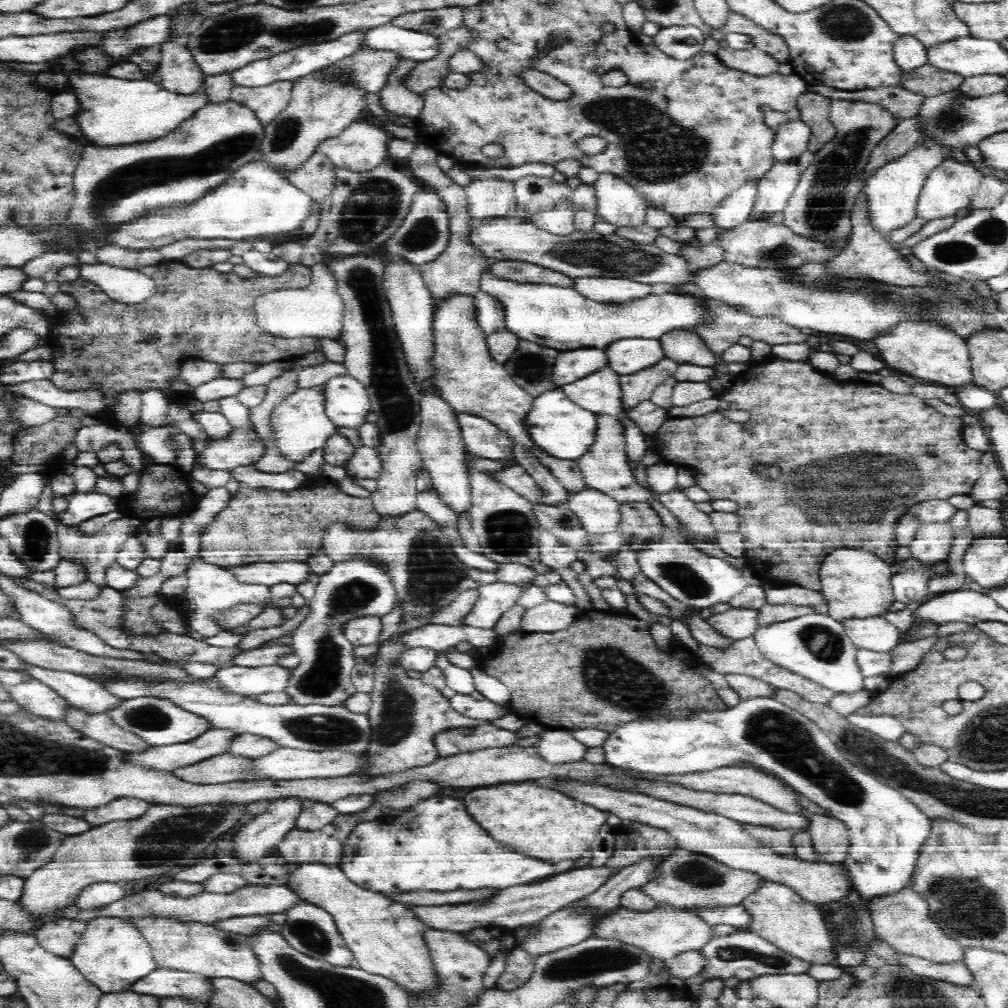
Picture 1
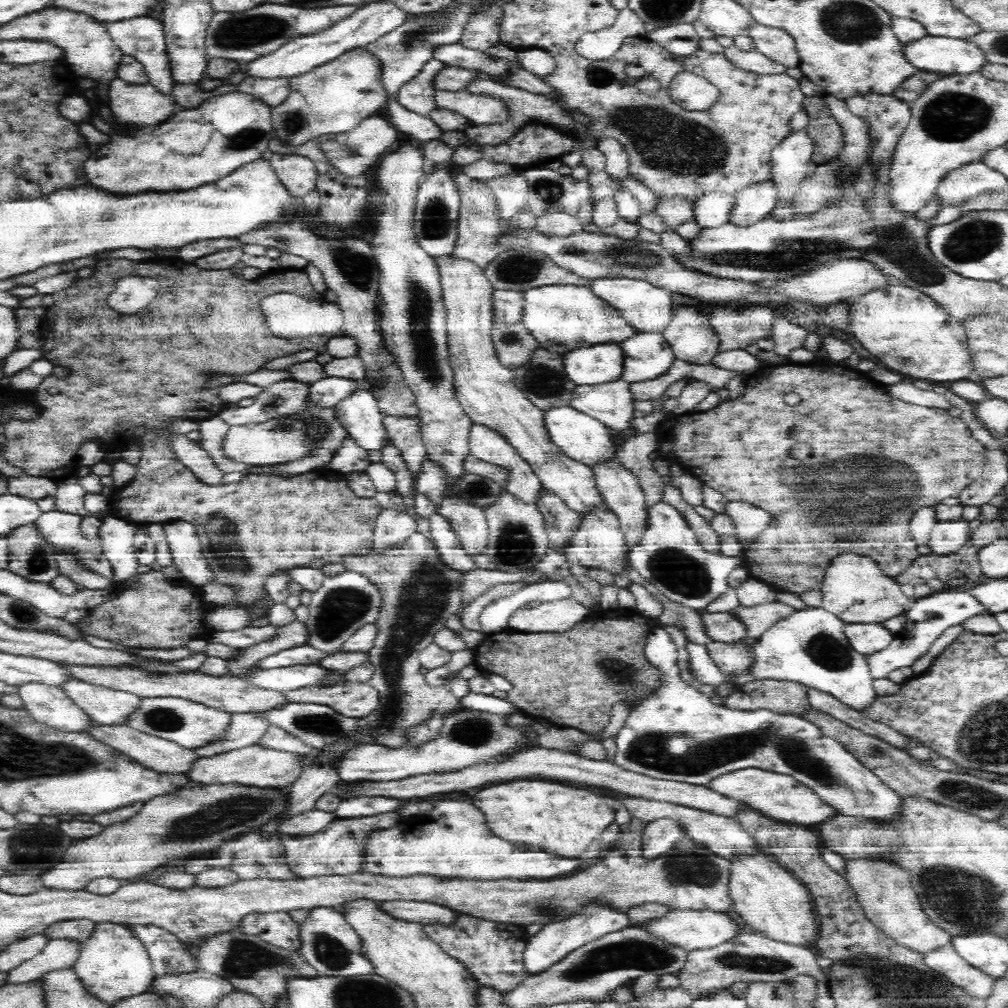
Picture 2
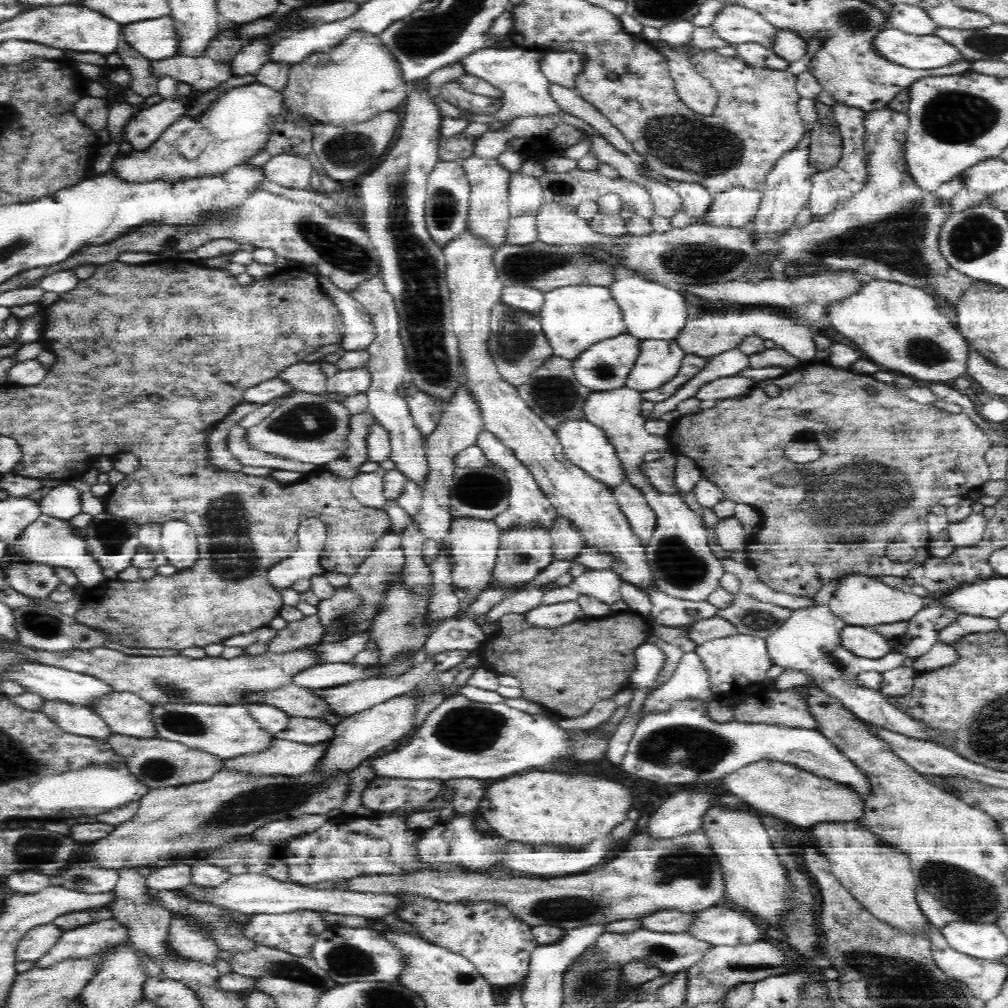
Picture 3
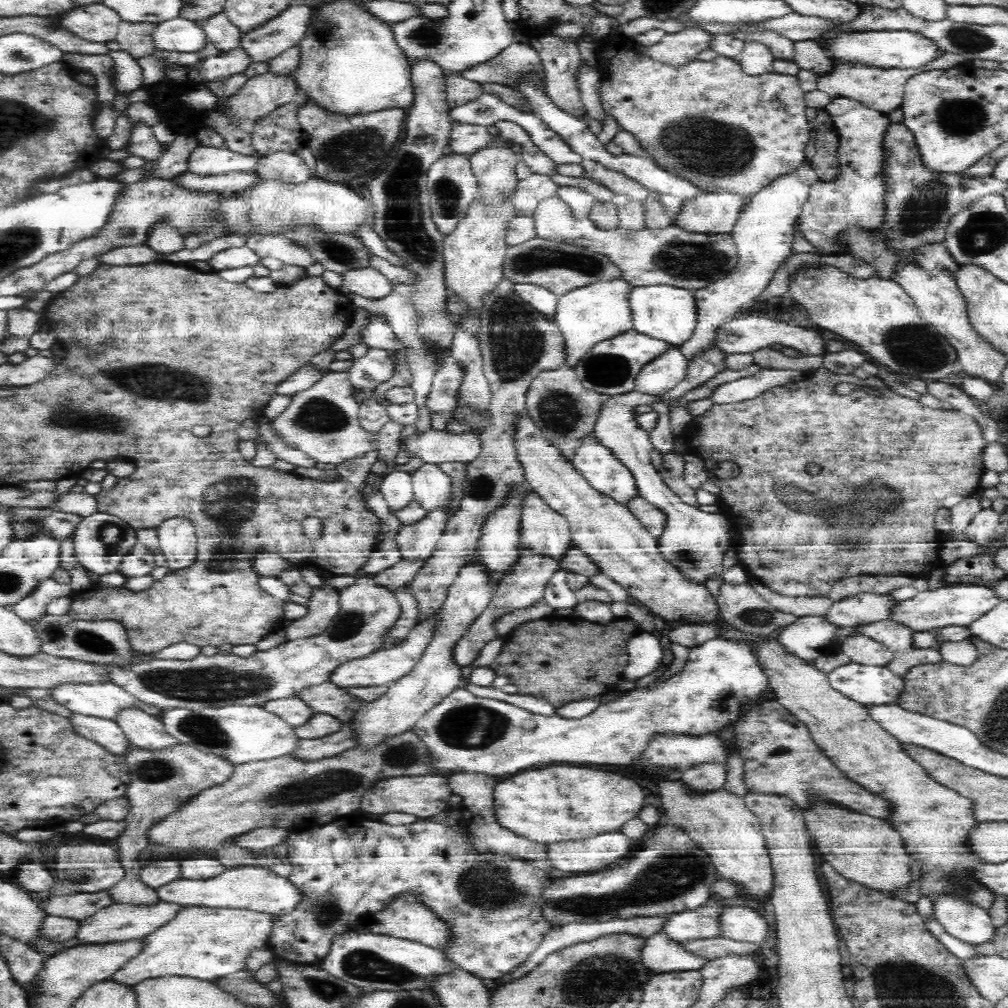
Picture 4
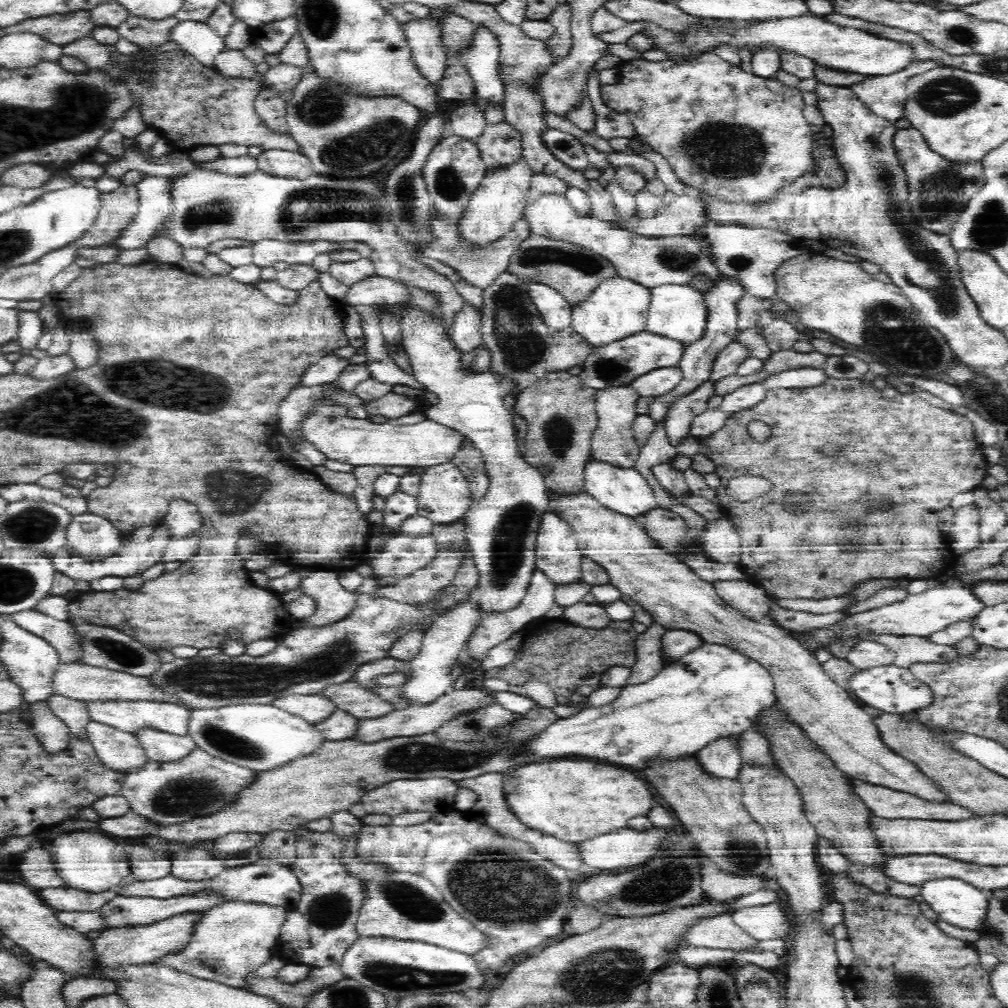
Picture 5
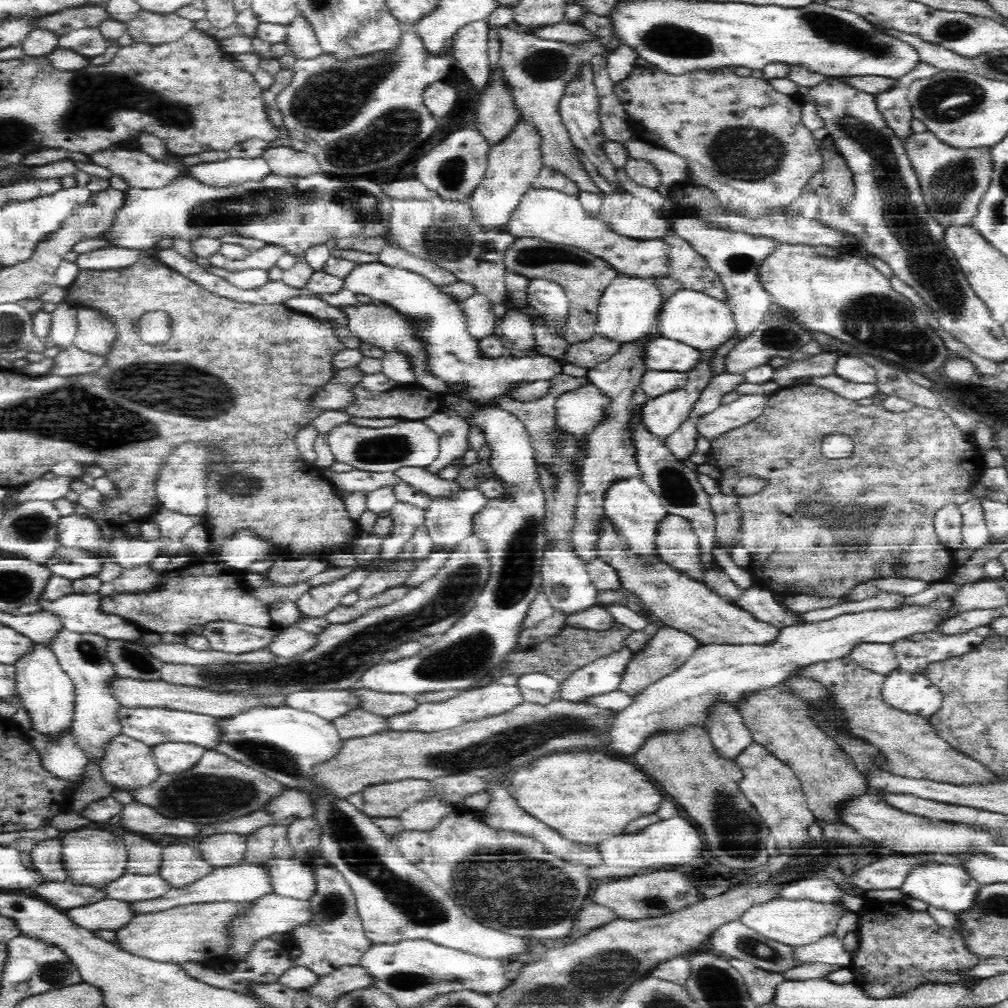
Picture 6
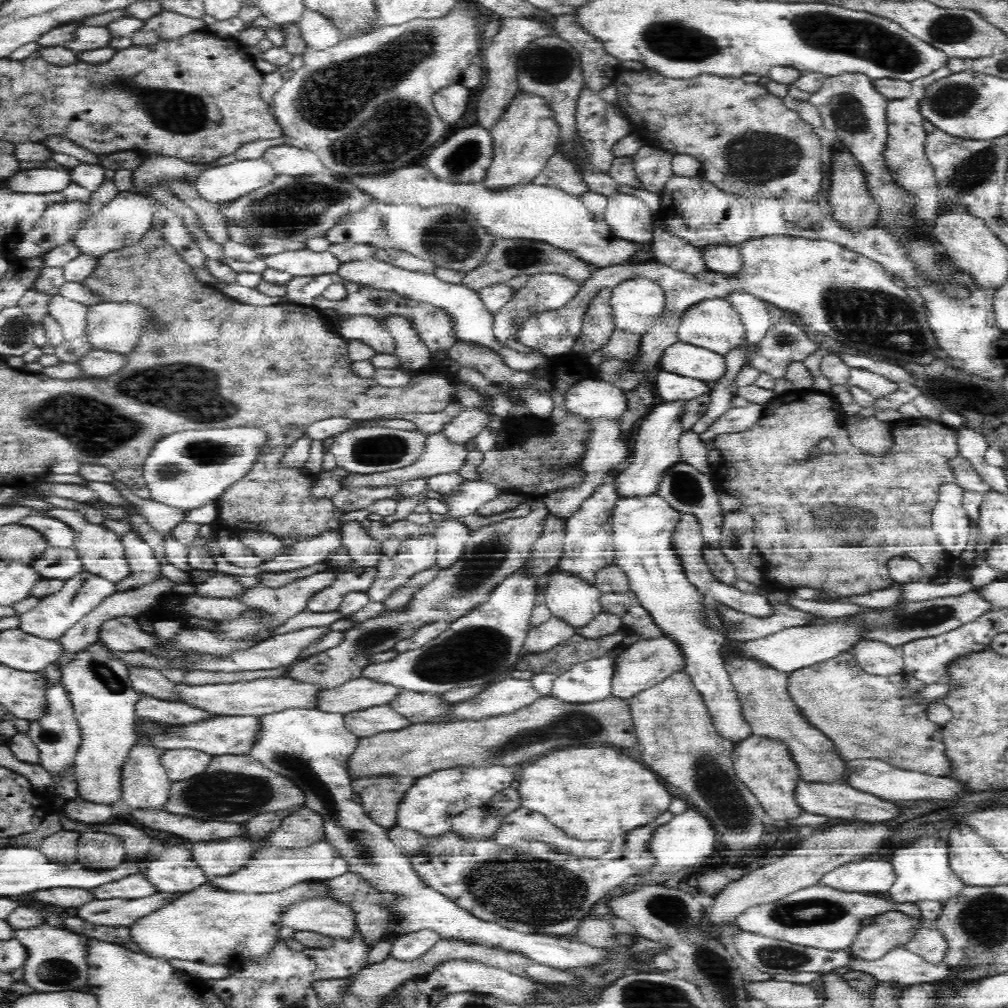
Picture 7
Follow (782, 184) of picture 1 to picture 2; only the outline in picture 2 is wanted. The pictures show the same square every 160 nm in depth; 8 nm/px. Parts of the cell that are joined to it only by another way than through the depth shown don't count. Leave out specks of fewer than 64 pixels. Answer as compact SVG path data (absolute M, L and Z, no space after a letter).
M772 181L753 184L733 193L729 223L749 226L769 217L776 208L776 193Z

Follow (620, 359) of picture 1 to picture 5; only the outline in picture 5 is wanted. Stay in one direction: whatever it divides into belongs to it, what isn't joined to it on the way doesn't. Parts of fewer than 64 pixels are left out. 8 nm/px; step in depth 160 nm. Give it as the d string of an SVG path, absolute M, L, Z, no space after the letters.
M658 368L635 378L631 385L641 396L658 396L676 388L682 380L680 368Z

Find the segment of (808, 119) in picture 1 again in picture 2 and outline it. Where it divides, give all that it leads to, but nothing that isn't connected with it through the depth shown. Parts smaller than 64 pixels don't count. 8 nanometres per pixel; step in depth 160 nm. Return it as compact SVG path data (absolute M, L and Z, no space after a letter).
M823 96L805 97L803 108L811 120L807 126L807 135L815 147L812 162L817 166L838 160L845 147L843 128L826 107Z

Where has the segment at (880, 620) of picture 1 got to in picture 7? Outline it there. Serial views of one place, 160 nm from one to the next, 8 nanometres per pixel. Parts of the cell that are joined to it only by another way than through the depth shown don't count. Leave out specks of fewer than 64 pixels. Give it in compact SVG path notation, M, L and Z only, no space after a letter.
M862 642L852 648L861 668L876 676L897 675L903 672L905 662L903 647L893 647L880 642Z

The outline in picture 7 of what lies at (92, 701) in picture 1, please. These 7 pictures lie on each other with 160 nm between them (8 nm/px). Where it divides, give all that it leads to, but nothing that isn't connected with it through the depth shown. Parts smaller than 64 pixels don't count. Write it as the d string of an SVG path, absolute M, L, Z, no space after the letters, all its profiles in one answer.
M171 750L161 758L161 766L168 778L176 782L204 775L212 760L212 756L195 750Z

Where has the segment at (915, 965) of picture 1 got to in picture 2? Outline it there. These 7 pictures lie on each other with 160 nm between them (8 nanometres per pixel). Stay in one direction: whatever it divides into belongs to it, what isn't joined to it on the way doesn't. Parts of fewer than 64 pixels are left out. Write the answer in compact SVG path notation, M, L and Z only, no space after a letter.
M950 943L925 953L925 961L930 968L946 976L951 984L964 988L968 995L979 999L990 997L998 981L994 975L988 975L962 958Z

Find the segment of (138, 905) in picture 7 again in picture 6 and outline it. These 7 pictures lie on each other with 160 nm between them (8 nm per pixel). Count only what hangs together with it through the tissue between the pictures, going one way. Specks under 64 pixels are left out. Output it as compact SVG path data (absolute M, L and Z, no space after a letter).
M102 900L92 906L72 908L66 912L70 918L88 930L114 930L126 926L137 914L133 903L122 900Z

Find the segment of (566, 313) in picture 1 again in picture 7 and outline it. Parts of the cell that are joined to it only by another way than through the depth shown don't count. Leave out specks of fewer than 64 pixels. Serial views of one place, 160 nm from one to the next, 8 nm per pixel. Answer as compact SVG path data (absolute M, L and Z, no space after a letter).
M648 277L626 280L610 291L617 328L630 332L647 333L666 306L666 291Z

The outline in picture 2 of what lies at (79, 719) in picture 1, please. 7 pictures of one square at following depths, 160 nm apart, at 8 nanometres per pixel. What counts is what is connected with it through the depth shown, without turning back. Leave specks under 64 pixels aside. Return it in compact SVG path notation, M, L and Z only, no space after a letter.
M96 725L90 728L89 734L92 734L96 741L102 742L112 747L118 752L122 752L128 759L134 759L135 762L145 770L152 770L161 776L190 776L190 772L202 762L202 755L191 748L184 748L181 744L164 738L157 738L140 732L138 729L128 726L102 726Z

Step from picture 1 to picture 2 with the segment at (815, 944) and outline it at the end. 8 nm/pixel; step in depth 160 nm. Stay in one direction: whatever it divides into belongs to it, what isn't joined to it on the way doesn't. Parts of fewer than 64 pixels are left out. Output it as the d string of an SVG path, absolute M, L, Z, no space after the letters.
M758 844L746 853L734 850L729 860L728 892L734 913L742 916L754 931L780 942L808 947L816 940L818 928L810 909L811 892L803 881Z

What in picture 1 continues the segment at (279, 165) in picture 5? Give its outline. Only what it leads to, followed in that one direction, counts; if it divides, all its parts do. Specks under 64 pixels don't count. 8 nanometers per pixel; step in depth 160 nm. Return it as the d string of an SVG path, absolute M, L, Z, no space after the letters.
M322 152L311 154L296 168L287 170L285 166L280 168L280 174L296 188L306 193L314 202L318 203L332 189L334 176L332 176L330 159Z

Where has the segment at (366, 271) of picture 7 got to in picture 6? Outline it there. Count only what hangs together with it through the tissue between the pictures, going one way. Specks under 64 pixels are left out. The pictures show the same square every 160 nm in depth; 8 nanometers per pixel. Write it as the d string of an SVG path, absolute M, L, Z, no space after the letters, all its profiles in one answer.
M370 262L367 264L354 264L351 272L343 278L343 286L354 294L367 295L372 300L381 300L391 304L406 316L429 316L429 327L425 332L427 340L427 351L430 353L430 369L434 375L445 380L447 384L452 382L465 382L471 384L471 400L486 401L492 396L505 394L508 388L512 388L514 382L520 380L556 380L563 378L563 362L560 359L550 358L550 356L522 356L519 359L516 356L498 356L492 357L484 355L480 346L480 338L474 336L468 330L468 319L464 312L463 302L456 299L452 293L444 291L443 286L436 285L428 277L412 272L412 269L400 268L382 262Z

